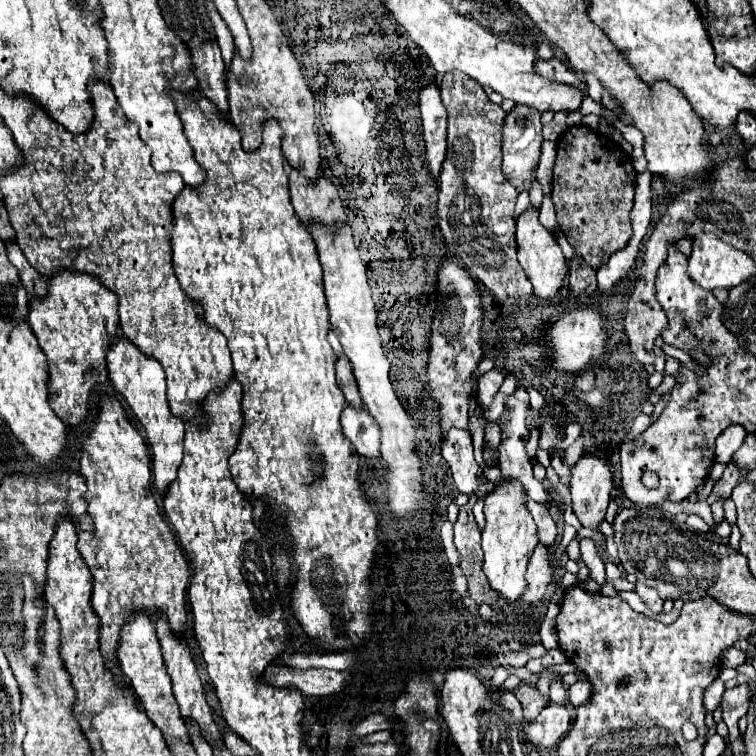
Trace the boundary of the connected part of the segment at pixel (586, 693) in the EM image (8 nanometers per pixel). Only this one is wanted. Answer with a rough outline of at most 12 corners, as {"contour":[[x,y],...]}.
{"contour":[[579,680],[569,686],[569,702],[575,708],[589,702],[593,684]]}

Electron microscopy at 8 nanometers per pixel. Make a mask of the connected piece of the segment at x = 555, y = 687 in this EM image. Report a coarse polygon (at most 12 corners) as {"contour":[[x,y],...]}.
{"contour":[[561,682],[551,684],[553,704],[567,704],[567,690]]}

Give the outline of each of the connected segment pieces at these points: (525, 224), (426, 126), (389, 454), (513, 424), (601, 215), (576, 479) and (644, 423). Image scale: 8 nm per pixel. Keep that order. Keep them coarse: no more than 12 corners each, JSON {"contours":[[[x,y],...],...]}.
{"contours":[[[529,206],[515,218],[519,264],[533,292],[549,300],[567,262]],[[435,82],[419,94],[427,162],[439,176],[447,112]],[[309,222],[329,322],[381,428],[389,506],[413,516],[421,460],[389,382],[349,224]],[[505,396],[499,468],[519,478],[527,496],[547,502],[545,486],[535,480],[527,456],[527,406]],[[609,136],[557,140],[553,204],[599,268],[631,238],[635,170]],[[595,454],[571,466],[573,512],[597,528],[613,476]],[[640,413],[627,436],[638,438],[652,424],[651,415]]]}

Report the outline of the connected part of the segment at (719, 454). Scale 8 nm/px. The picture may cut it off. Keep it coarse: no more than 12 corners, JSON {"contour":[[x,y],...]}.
{"contour":[[725,428],[717,438],[715,460],[727,464],[741,448],[745,428]]}

